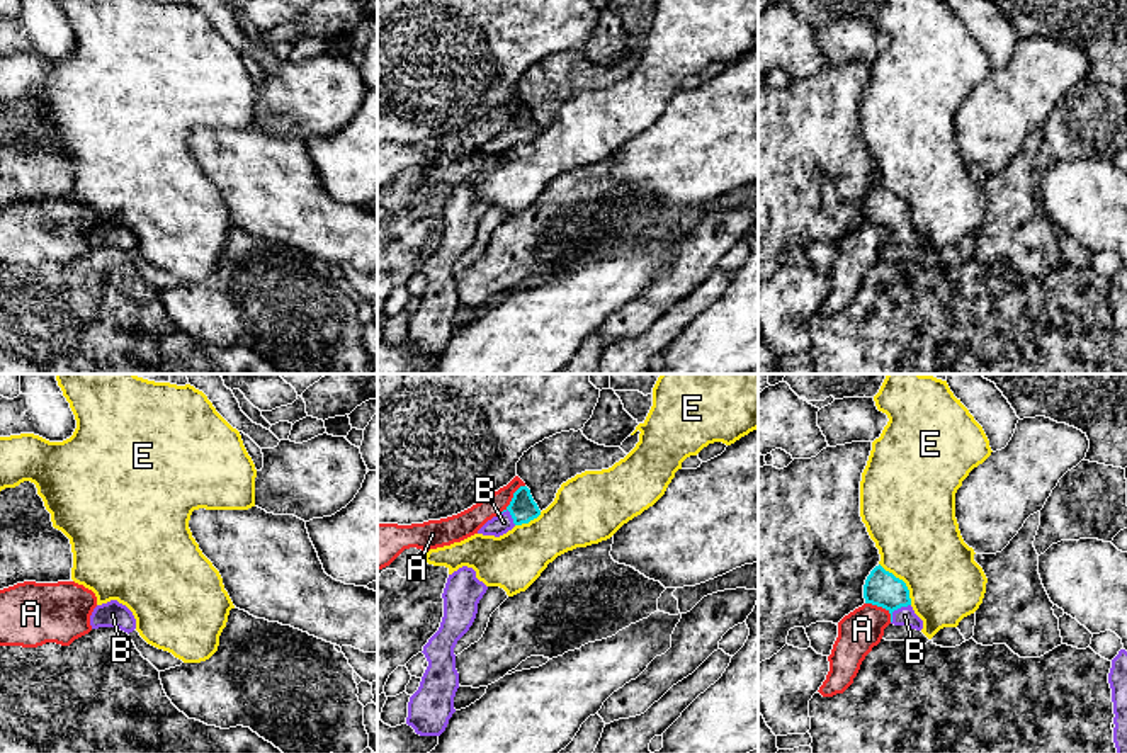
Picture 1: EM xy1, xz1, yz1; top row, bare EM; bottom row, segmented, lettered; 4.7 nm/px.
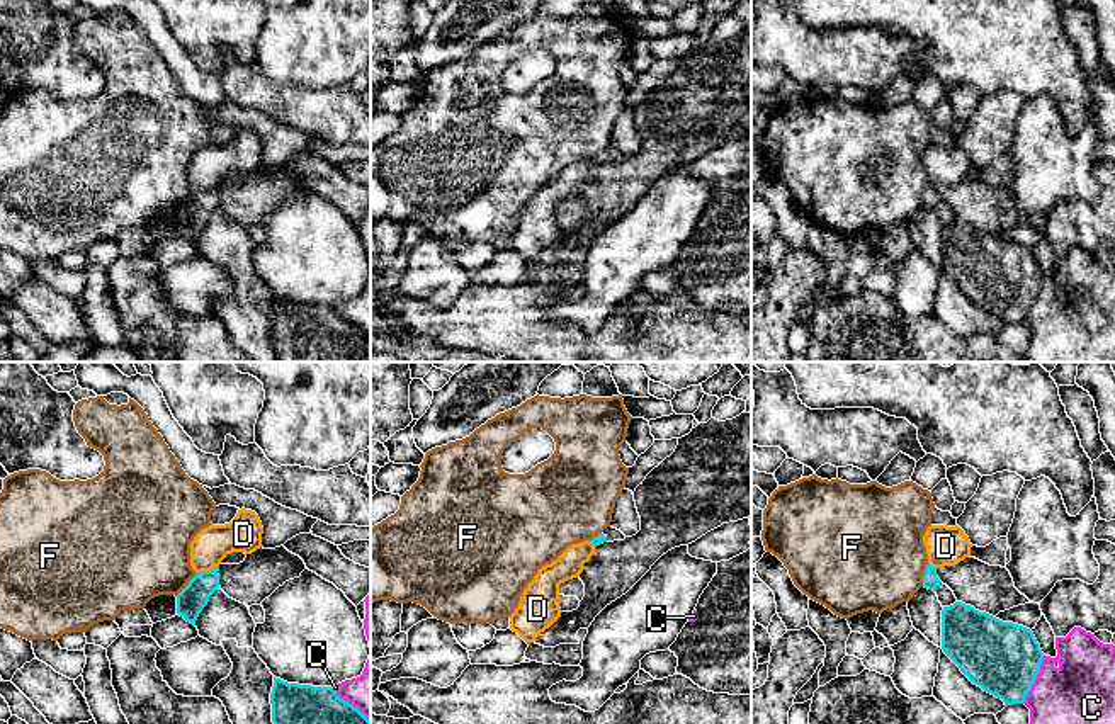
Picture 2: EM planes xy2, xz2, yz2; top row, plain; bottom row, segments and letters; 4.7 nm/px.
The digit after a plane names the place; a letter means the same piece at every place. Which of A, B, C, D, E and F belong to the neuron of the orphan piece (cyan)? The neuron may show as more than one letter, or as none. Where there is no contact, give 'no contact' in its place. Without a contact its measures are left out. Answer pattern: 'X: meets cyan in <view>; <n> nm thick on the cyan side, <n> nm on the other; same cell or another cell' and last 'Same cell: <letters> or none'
A: meets cyan in yz1; 170 nm thick on the cyan side, 200 nm on the other; another cell
B: meets cyan in yz1; 170 nm thick on the cyan side, 90 nm on the other; same cell
C: meets cyan in yz2; 340 nm thick on the cyan side, 320 nm on the other; another cell
D: meets cyan in xy2; 140 nm thick on the cyan side, 180 nm on the other; another cell
E: meets cyan in yz1; 170 nm thick on the cyan side, 400 nm on the other; another cell
F: meets cyan in xy2; 140 nm thick on the cyan side, 420 nm on the other; another cell
Same cell: B

